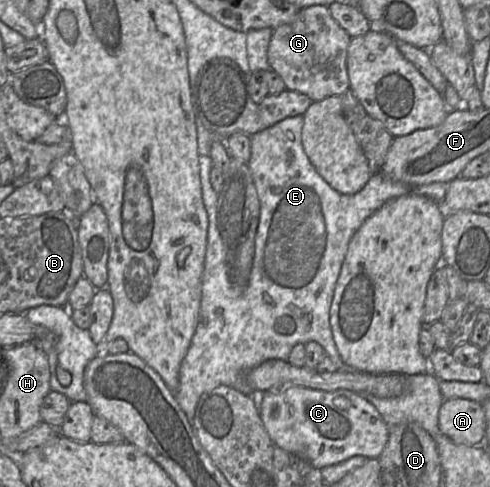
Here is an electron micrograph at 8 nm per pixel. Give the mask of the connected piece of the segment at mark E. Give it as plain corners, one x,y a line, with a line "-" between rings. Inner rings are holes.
303,115
287,117
273,126
250,136
248,166
260,203
259,223
255,236
255,249
248,286
243,293
235,293
228,281
228,268
223,241
217,227
217,200
210,181
213,167
209,156
199,155
202,200
208,215
207,244
201,279
199,319
191,345
179,371
179,386
174,396
188,420
193,421
200,397
225,385
241,393
259,398
248,384
248,373
270,359
288,361
293,347
310,341
319,343
337,368
344,372
359,372
346,365
336,347
331,326
330,307
342,264
353,235
374,212
387,201
409,192
426,196
443,208
449,183
435,182
411,187
395,181
383,172
371,175
368,183
353,195
341,194
333,189
317,172
307,157
301,139

